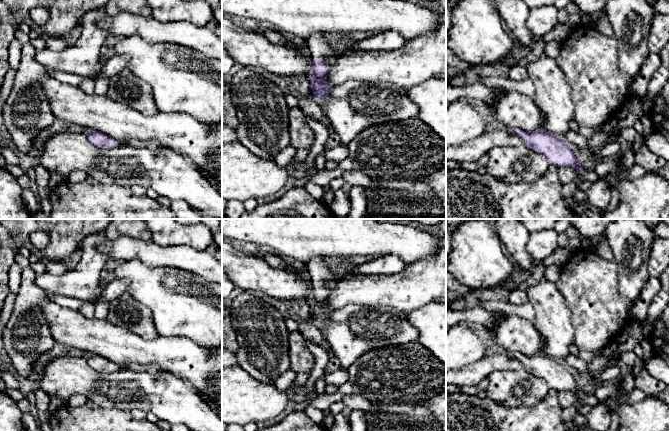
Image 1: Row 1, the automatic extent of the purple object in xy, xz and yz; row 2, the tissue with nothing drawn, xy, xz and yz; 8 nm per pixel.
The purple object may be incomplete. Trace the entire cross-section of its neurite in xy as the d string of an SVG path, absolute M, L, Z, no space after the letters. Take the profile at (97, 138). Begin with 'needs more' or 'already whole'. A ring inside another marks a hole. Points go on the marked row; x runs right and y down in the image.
already whole; M87 130L86 131L87 138L94 146L100 148L114 148L120 144L119 141L115 140L114 138L96 130Z

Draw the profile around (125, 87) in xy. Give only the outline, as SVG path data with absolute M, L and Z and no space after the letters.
M127 68L109 79L107 97L125 103L146 116L159 113L151 86Z

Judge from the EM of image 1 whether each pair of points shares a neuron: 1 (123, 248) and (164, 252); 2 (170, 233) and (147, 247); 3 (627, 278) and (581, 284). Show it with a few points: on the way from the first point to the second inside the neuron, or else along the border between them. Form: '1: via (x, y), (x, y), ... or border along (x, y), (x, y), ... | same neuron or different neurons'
1: via (133, 248), (154, 252) | same neuron
2: border along (151, 239), (161, 245), (177, 245) | different neurons
3: border along (613, 260), (618, 265), (618, 288), (626, 301) | different neurons

